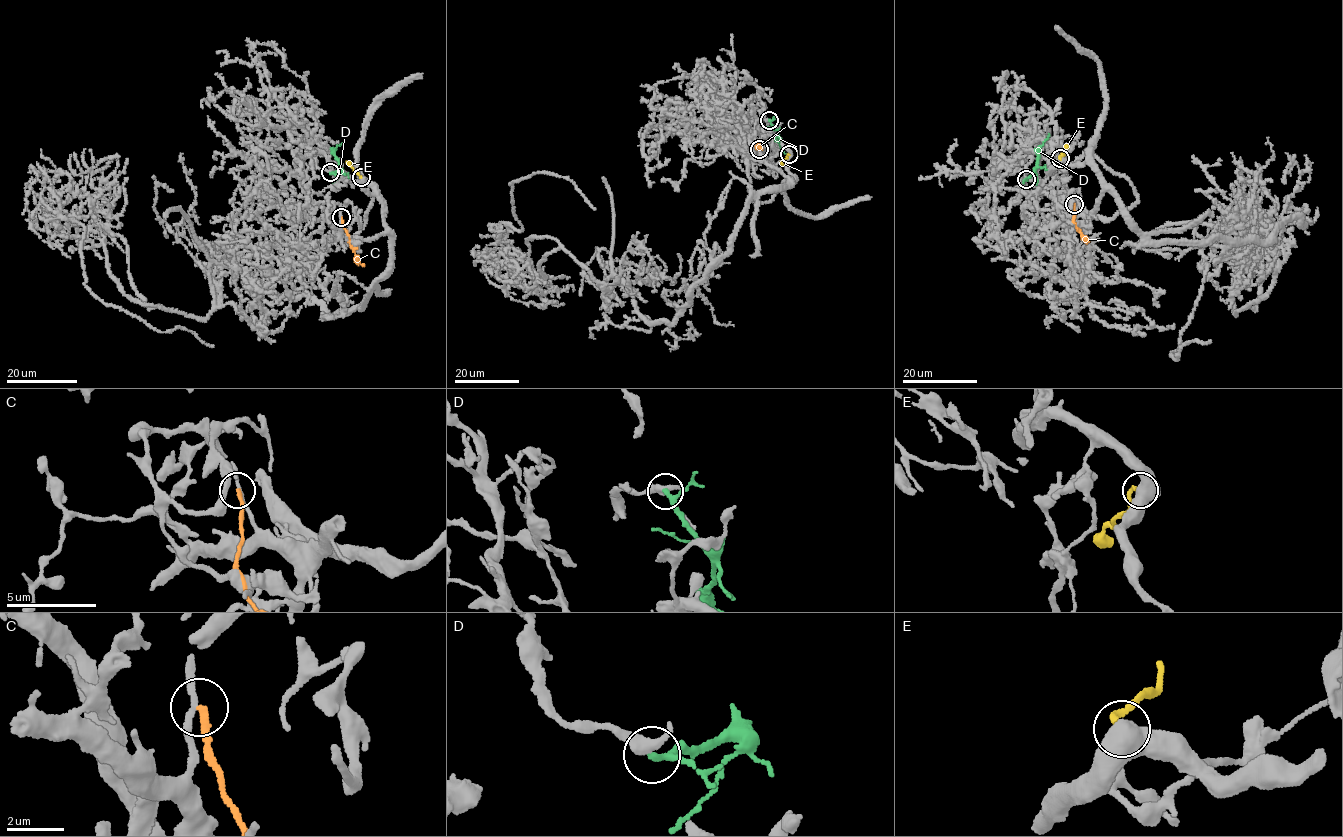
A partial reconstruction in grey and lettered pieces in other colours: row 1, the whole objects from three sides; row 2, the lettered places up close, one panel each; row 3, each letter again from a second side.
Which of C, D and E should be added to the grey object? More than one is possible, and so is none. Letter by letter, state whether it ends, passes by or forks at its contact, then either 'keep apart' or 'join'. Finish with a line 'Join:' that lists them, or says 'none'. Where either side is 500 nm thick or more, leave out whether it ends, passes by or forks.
C: it ends there; keep apart
D: it passes by; keep apart
E: join
Join: E

